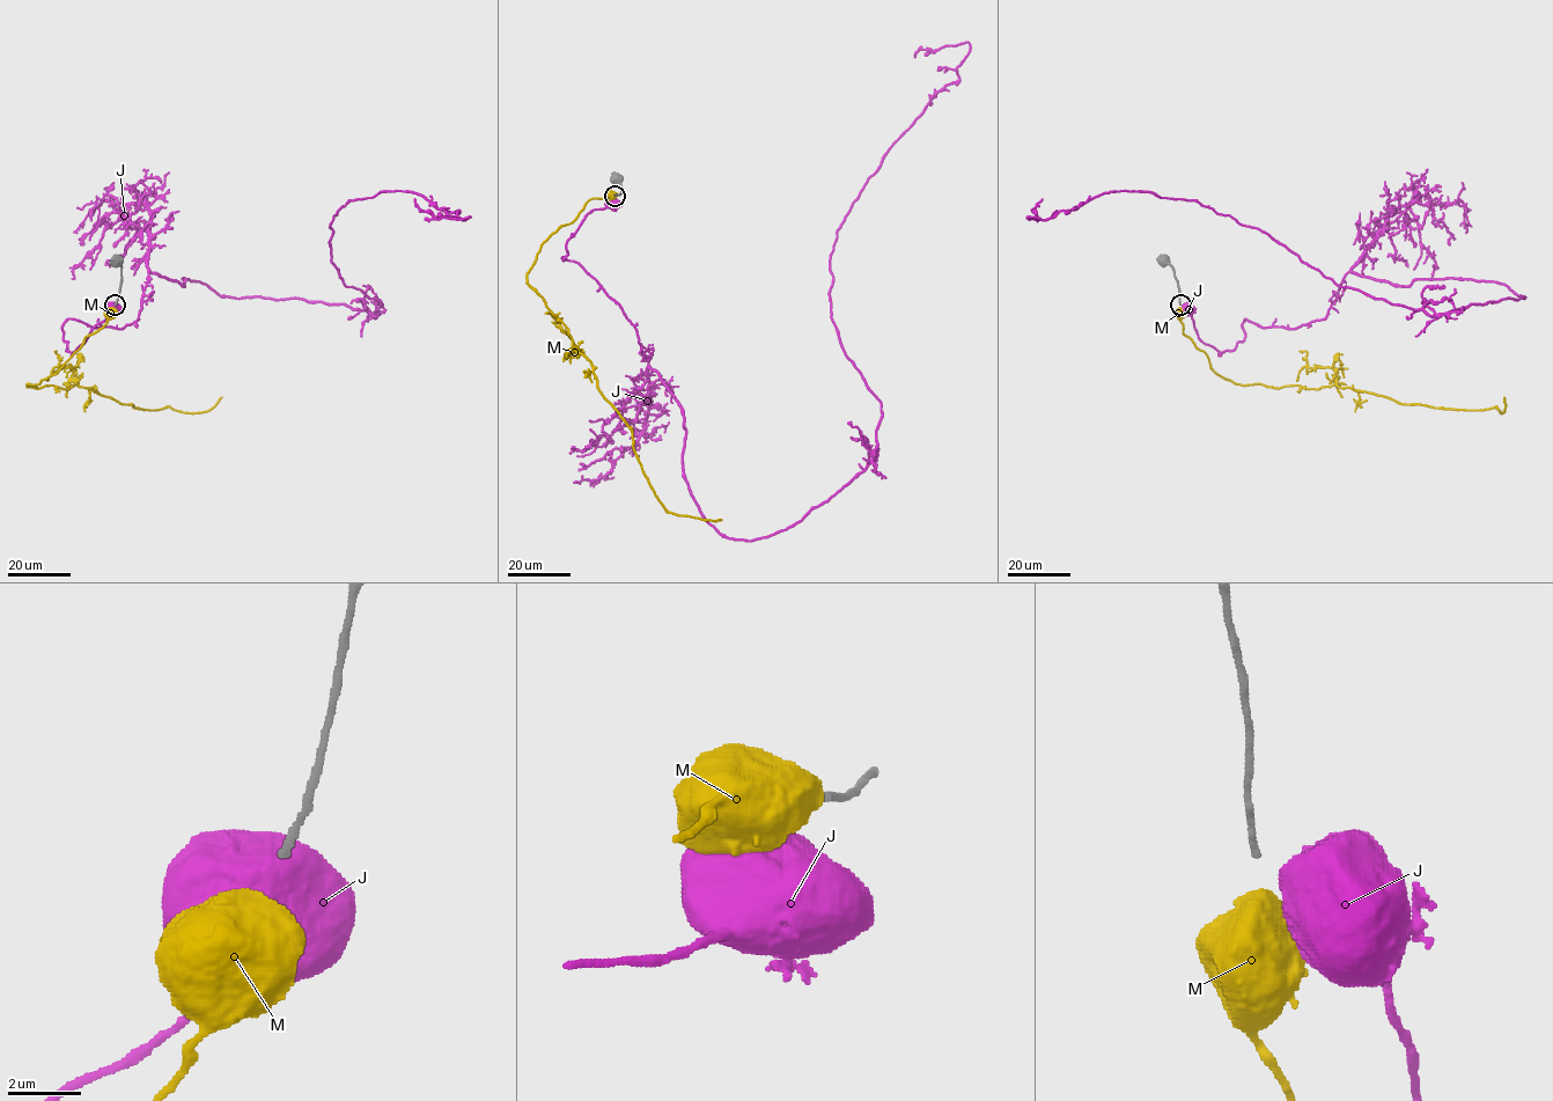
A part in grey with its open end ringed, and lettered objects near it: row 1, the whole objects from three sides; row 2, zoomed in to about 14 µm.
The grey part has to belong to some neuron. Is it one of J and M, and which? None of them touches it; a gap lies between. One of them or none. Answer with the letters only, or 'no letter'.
no letter

